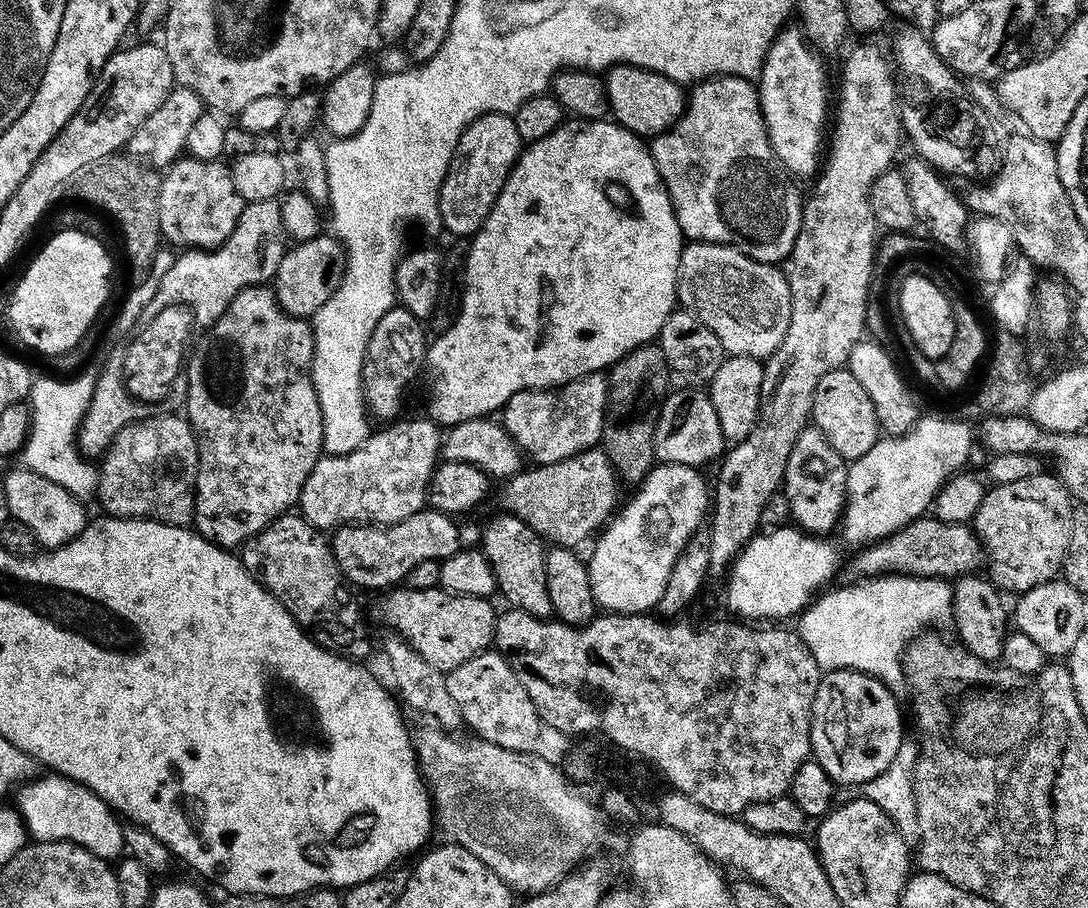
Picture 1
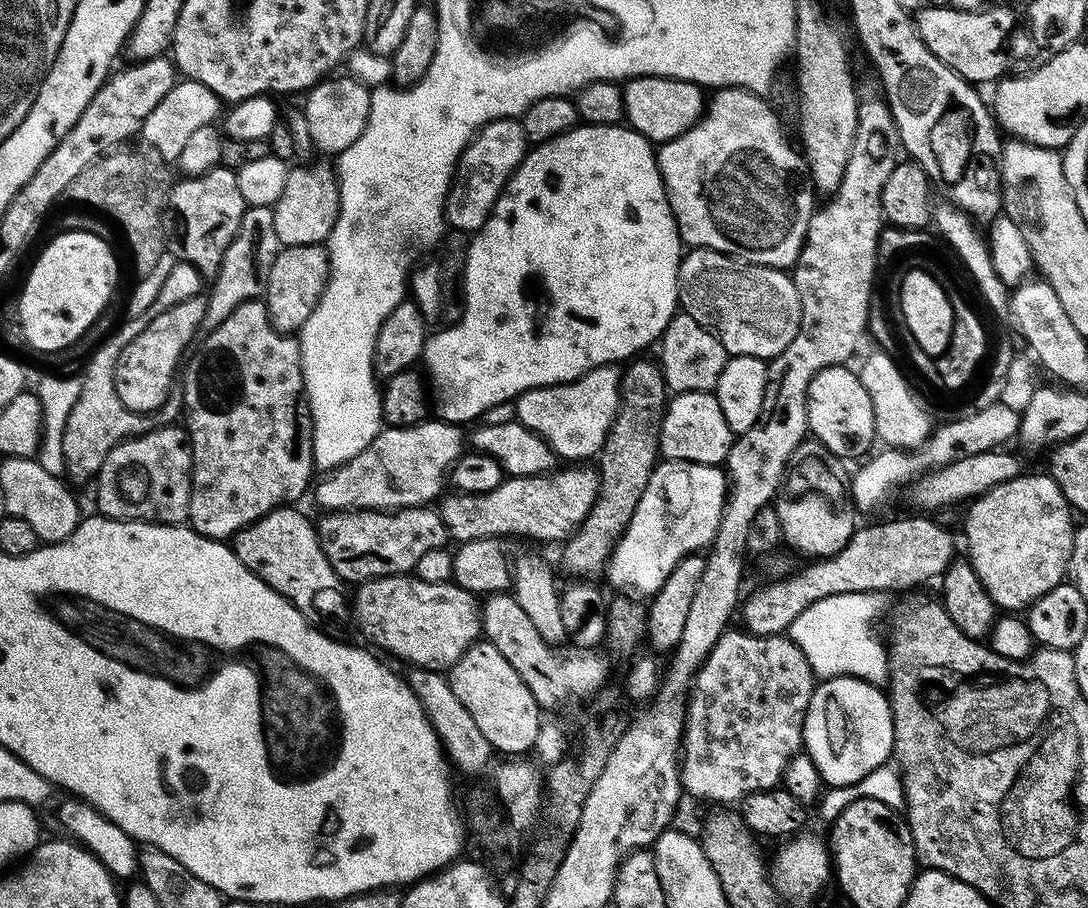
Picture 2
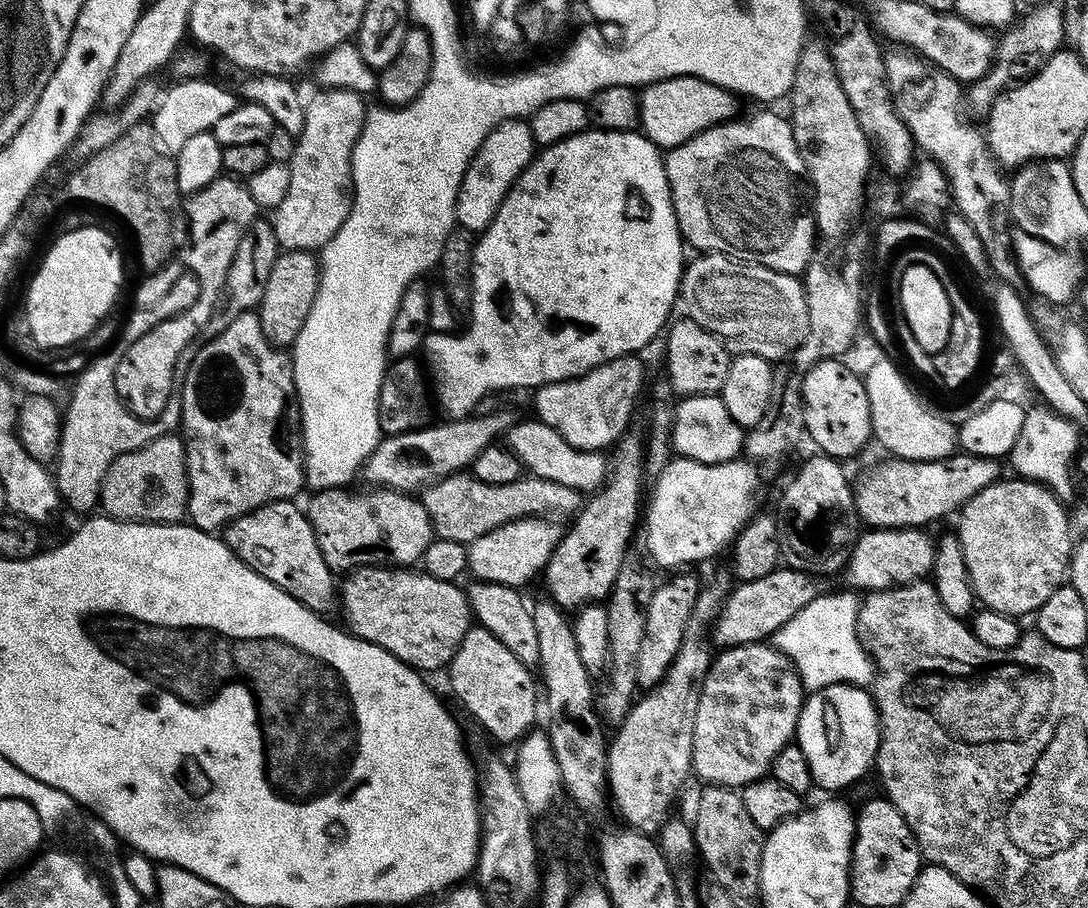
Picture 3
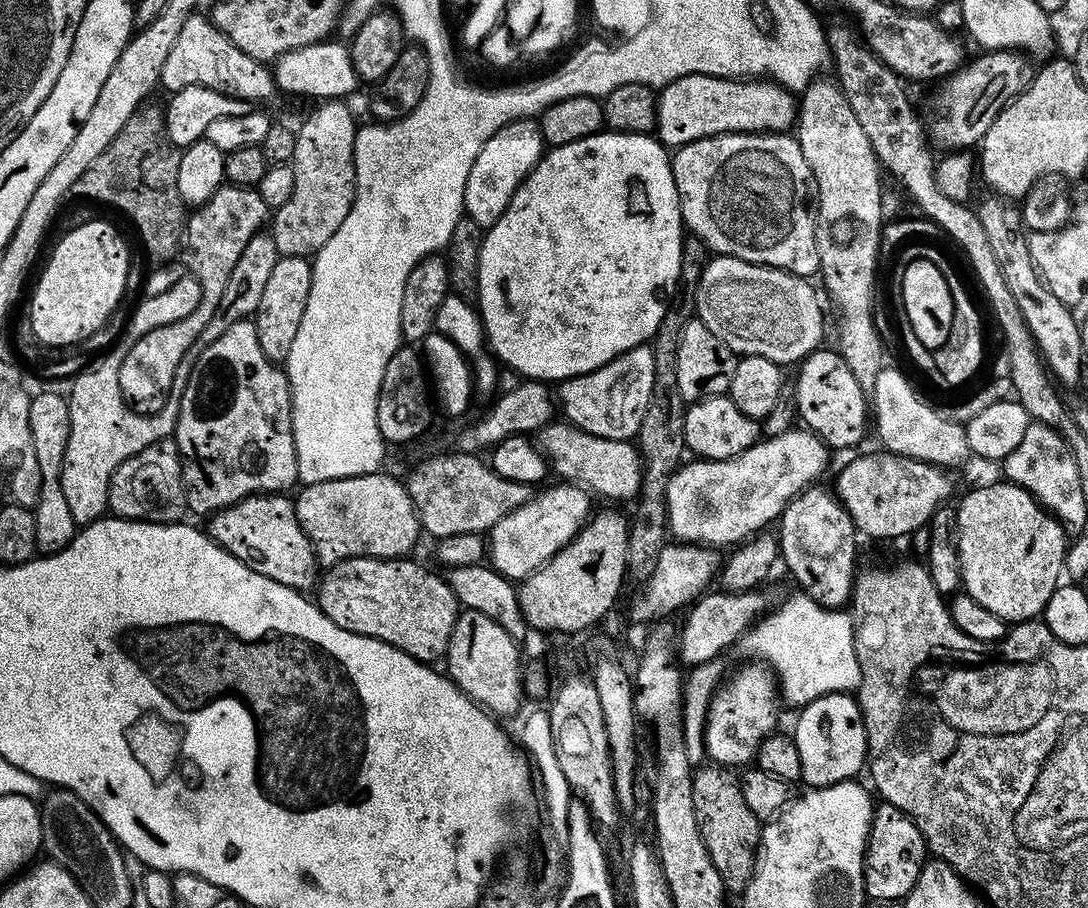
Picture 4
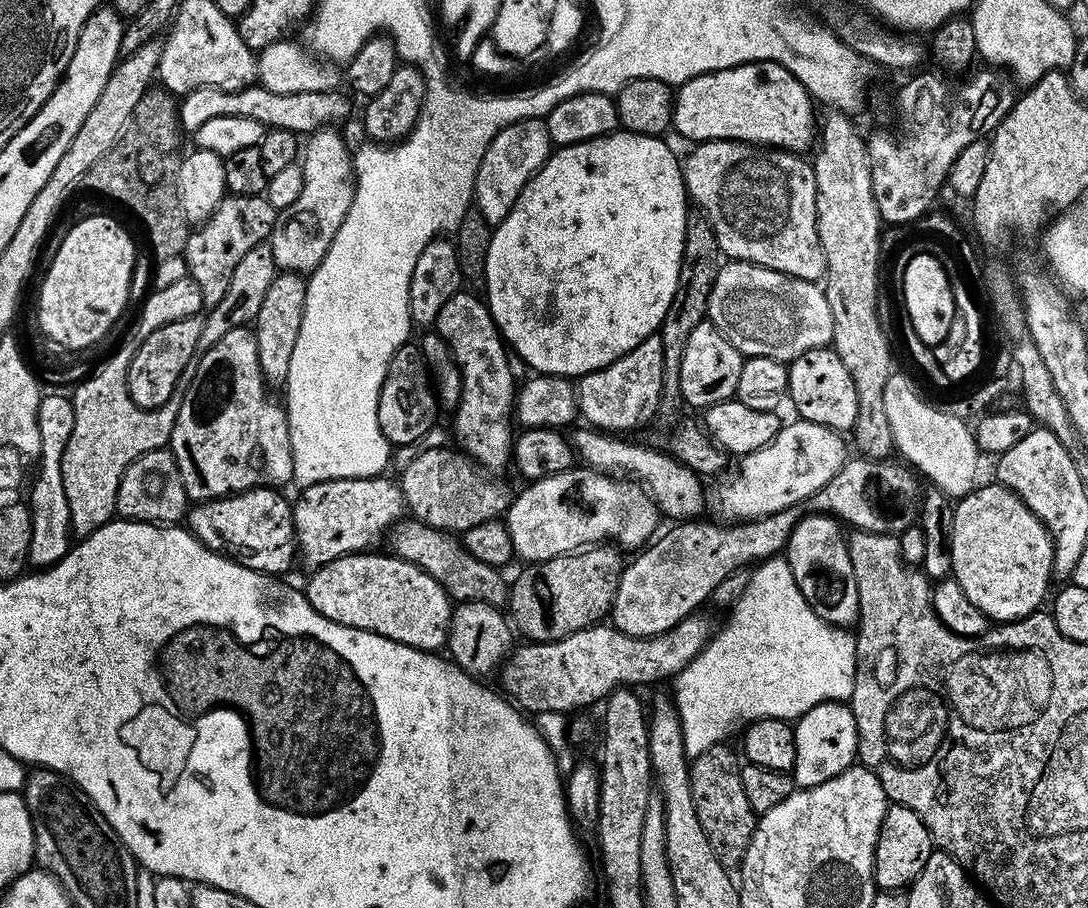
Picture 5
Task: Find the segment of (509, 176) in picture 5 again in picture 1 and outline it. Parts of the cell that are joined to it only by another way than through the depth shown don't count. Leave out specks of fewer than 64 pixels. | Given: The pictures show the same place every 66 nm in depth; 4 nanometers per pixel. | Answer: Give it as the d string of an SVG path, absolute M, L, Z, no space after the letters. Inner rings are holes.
M491 112L485 116L479 116L470 126L464 128L464 133L458 138L458 146L452 155L450 166L446 170L446 178L440 187L440 217L444 223L443 231L453 232L456 238L471 238L477 230L486 222L510 170L516 165L516 159L520 157L522 141L518 134L518 126L515 119L506 112Z

